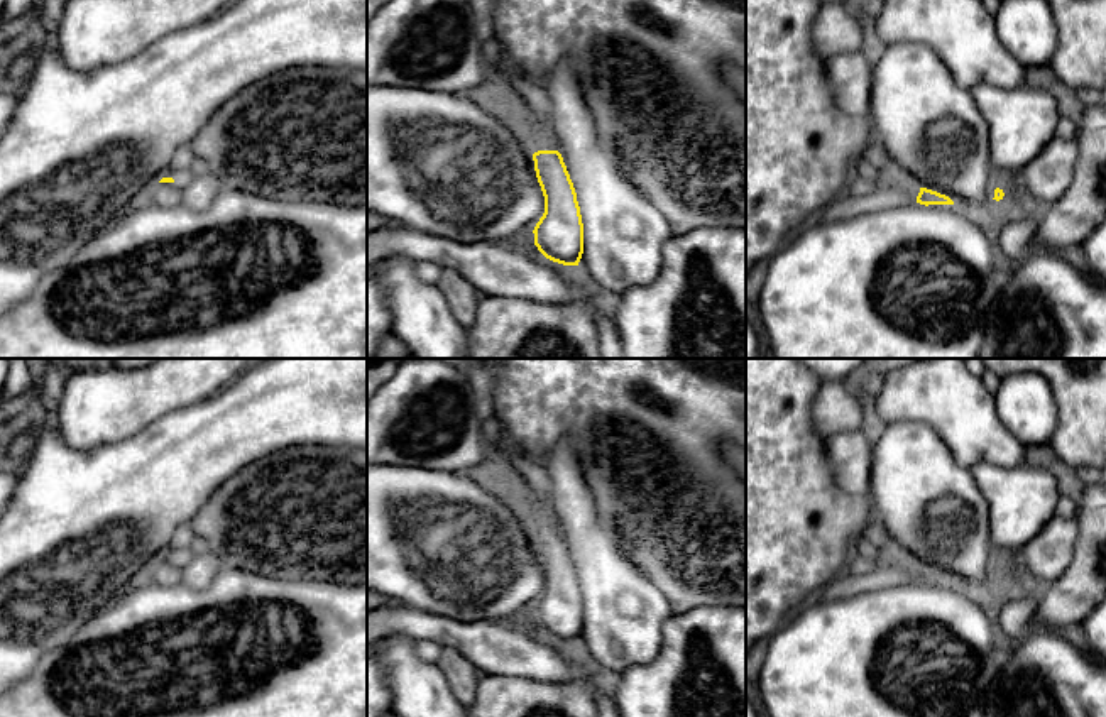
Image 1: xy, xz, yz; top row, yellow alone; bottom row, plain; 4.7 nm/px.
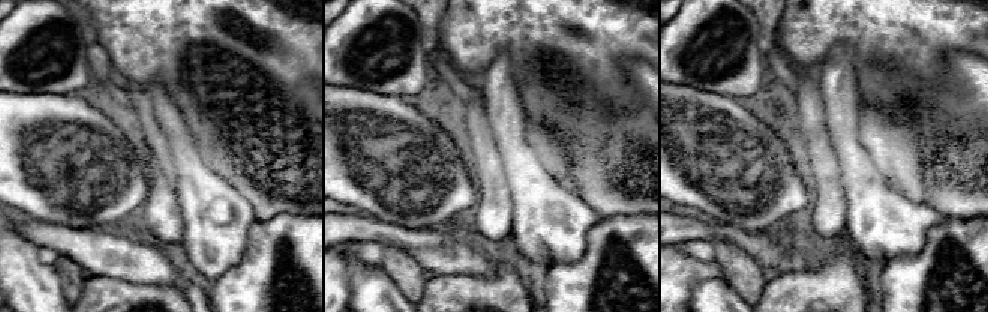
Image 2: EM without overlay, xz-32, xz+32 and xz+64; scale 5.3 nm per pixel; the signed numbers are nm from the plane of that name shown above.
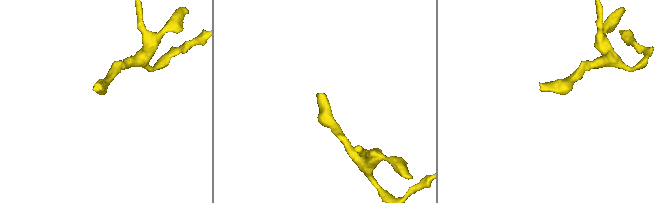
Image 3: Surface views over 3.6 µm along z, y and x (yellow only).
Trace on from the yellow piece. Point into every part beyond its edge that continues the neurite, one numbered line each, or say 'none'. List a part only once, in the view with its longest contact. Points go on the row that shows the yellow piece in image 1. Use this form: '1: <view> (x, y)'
1: xz (538, 132)

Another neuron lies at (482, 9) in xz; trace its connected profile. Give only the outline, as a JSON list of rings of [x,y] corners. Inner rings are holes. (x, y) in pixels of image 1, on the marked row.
[[[467,0],[467,2],[472,7],[479,25],[487,30],[487,25],[492,17],[494,0]]]

